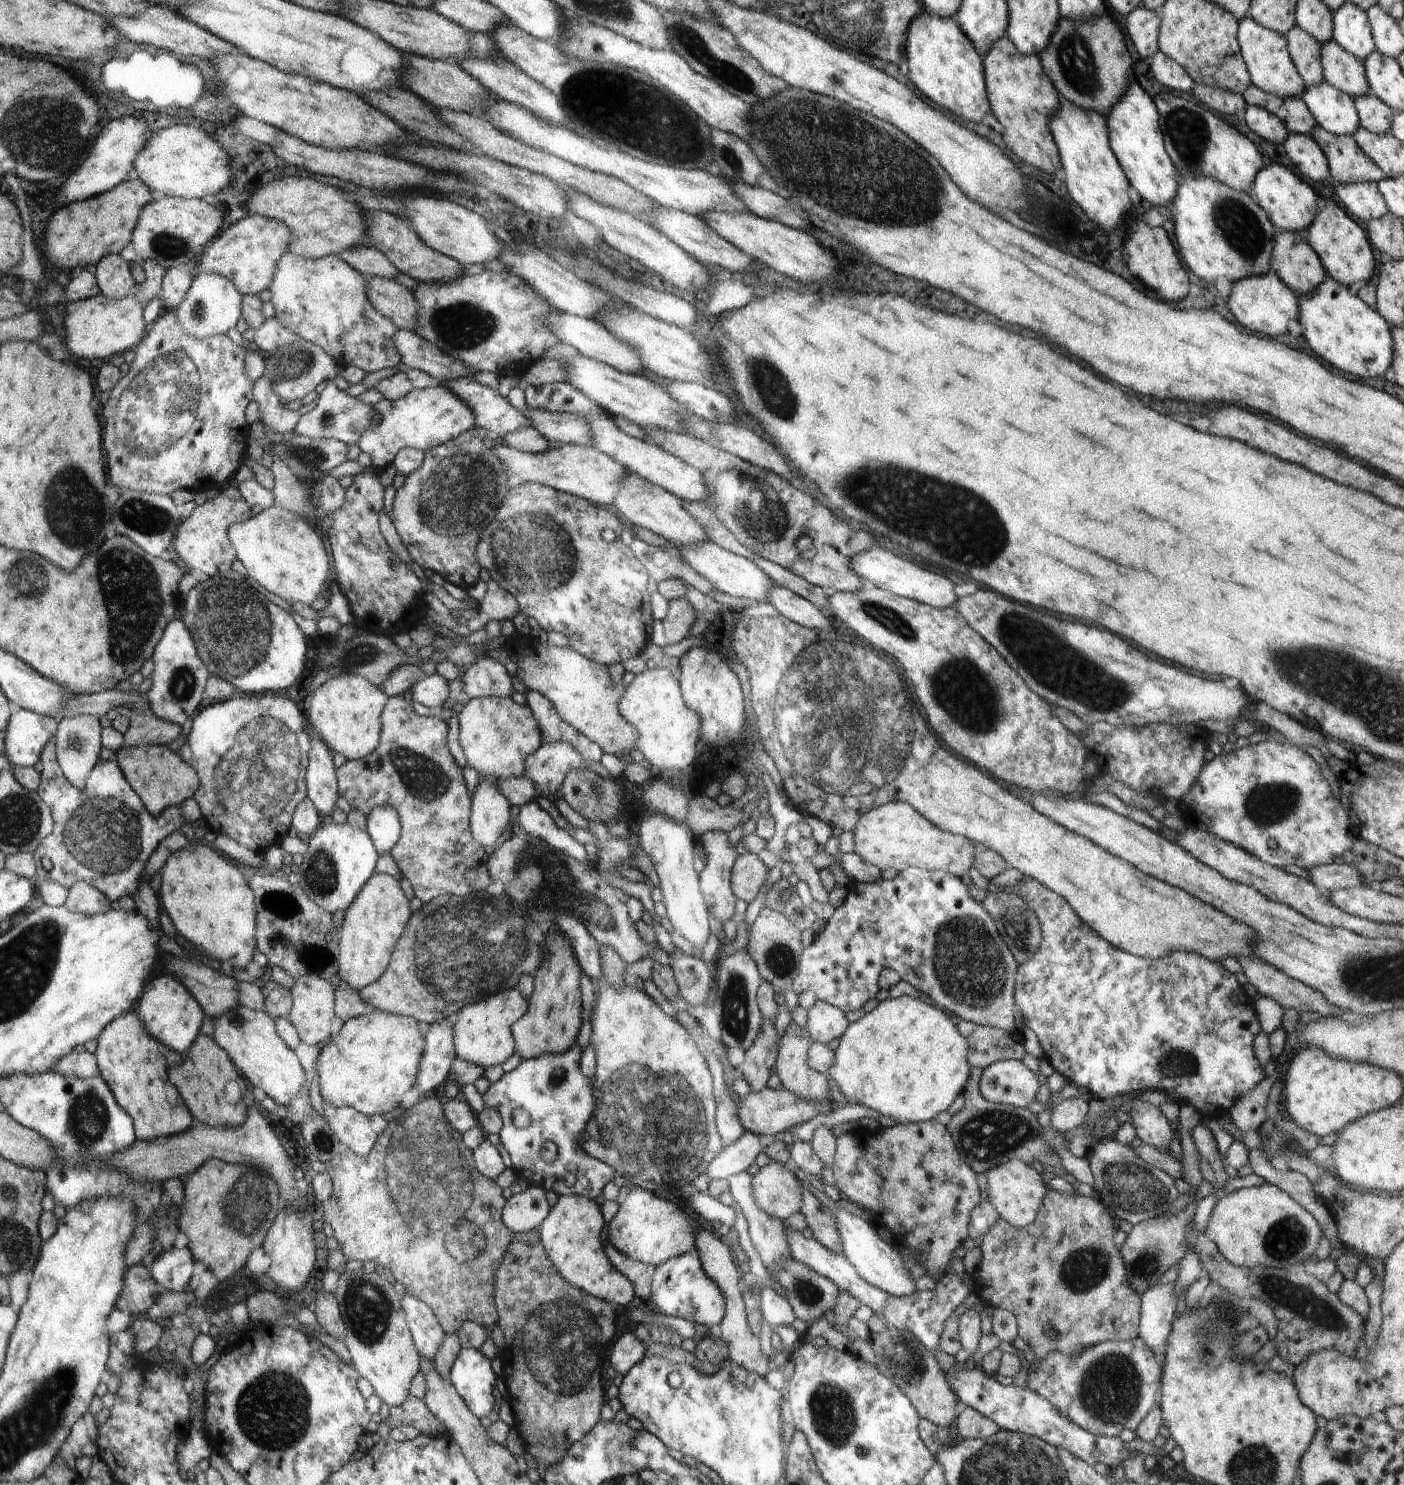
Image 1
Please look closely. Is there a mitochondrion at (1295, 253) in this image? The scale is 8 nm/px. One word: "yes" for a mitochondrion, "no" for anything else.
no

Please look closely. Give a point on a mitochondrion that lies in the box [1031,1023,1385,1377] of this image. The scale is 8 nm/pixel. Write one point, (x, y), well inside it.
(1305, 1303)

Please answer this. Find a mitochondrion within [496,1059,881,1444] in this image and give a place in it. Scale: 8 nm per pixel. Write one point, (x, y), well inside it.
(560, 1339)

